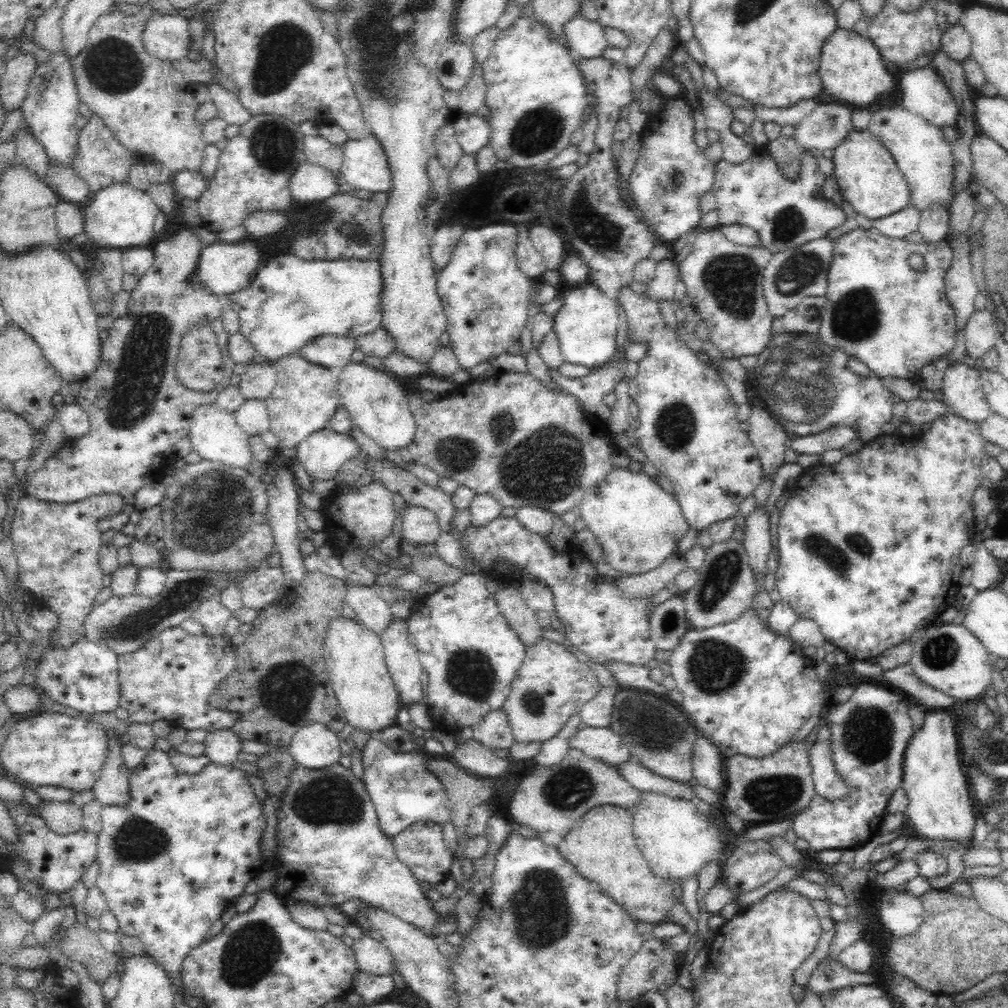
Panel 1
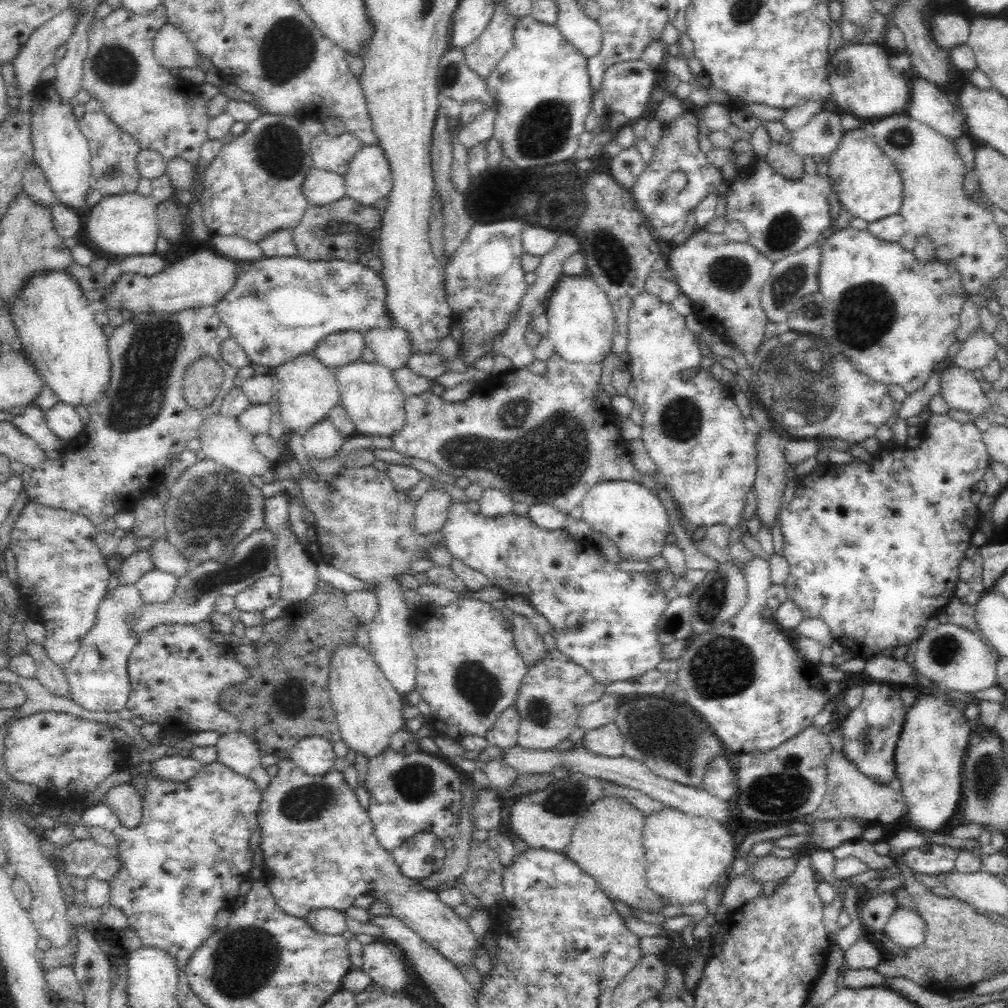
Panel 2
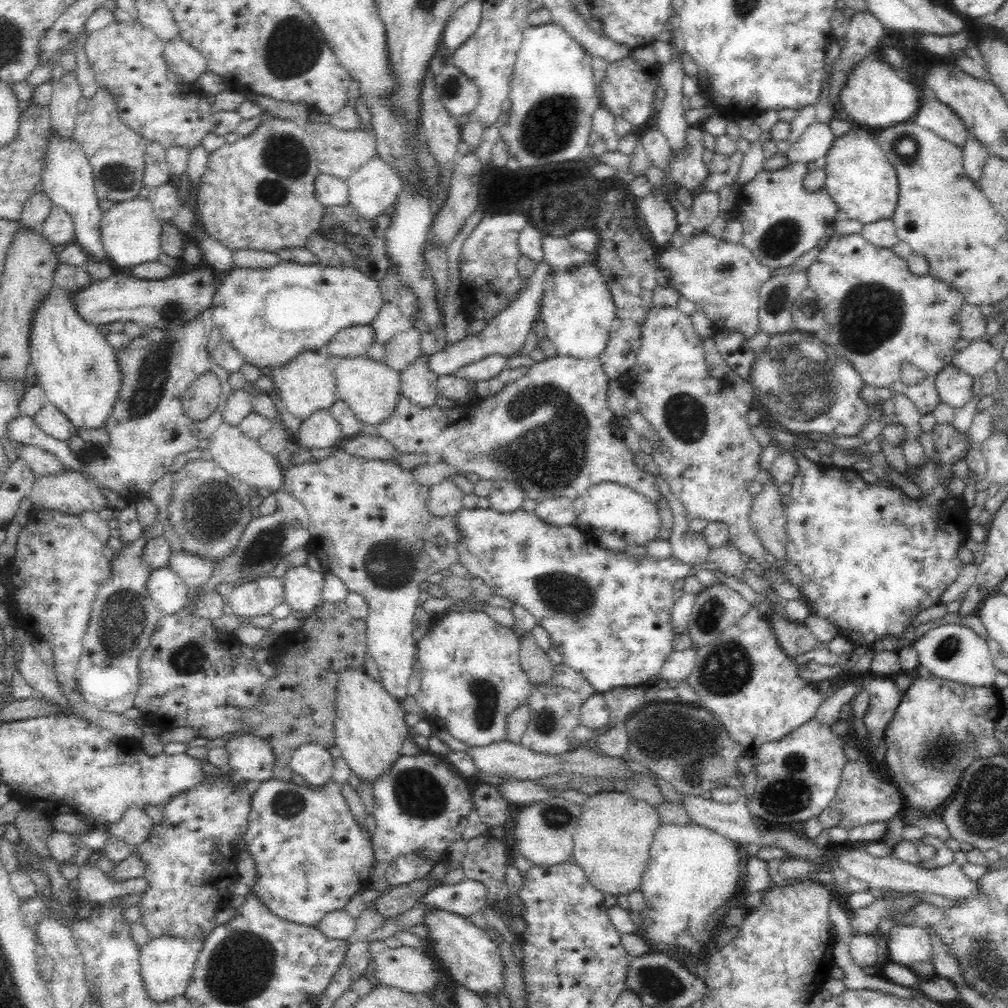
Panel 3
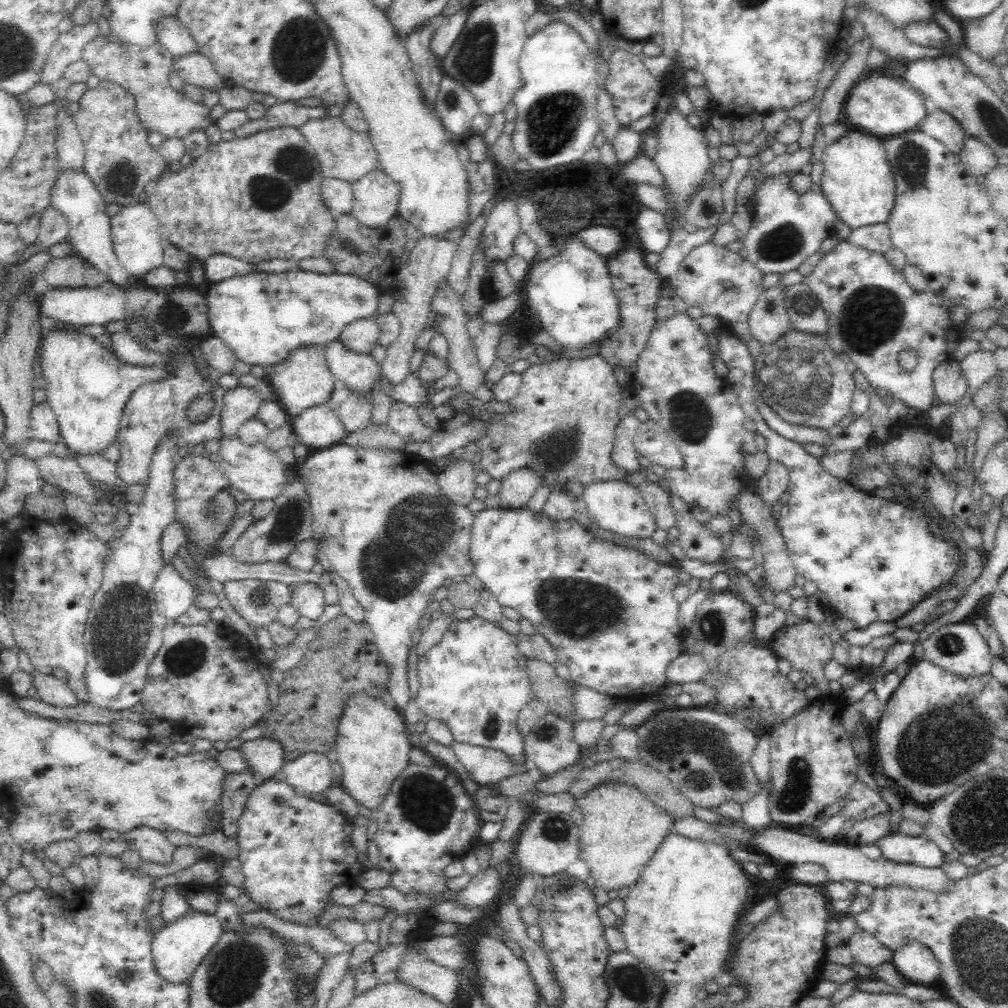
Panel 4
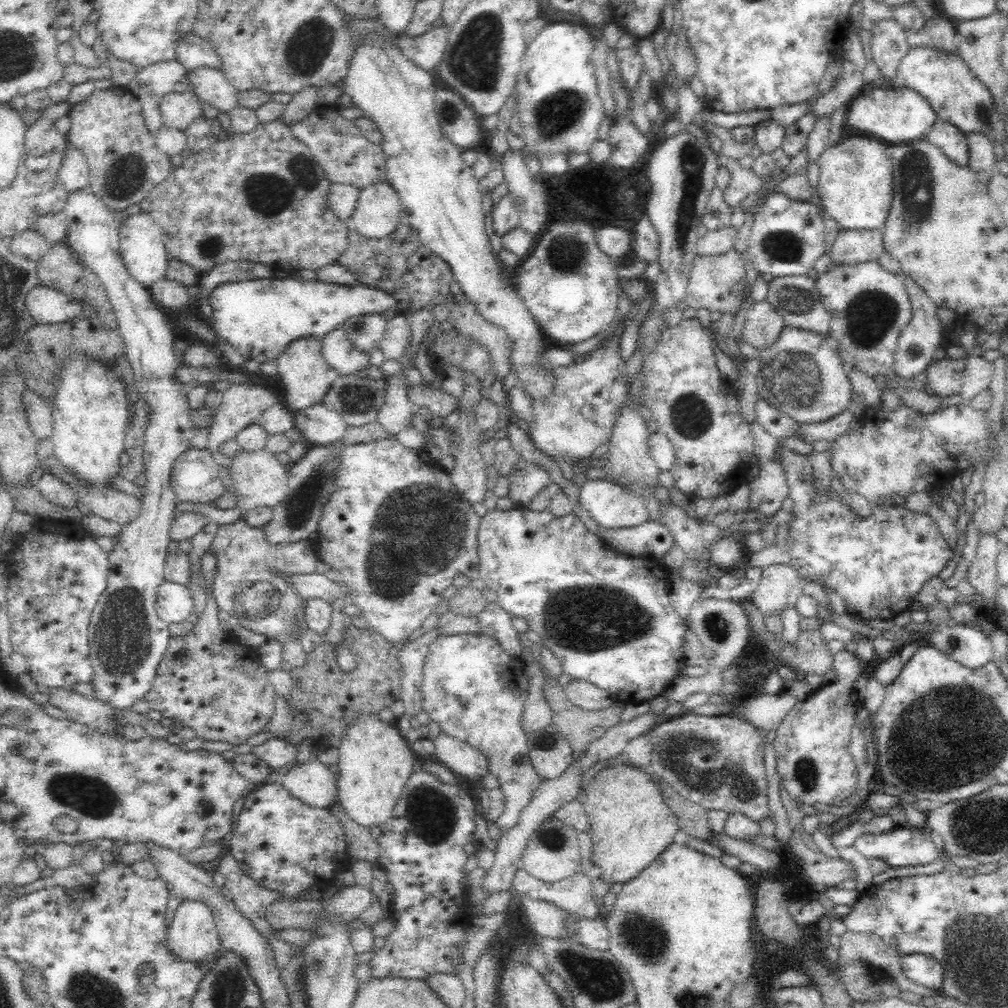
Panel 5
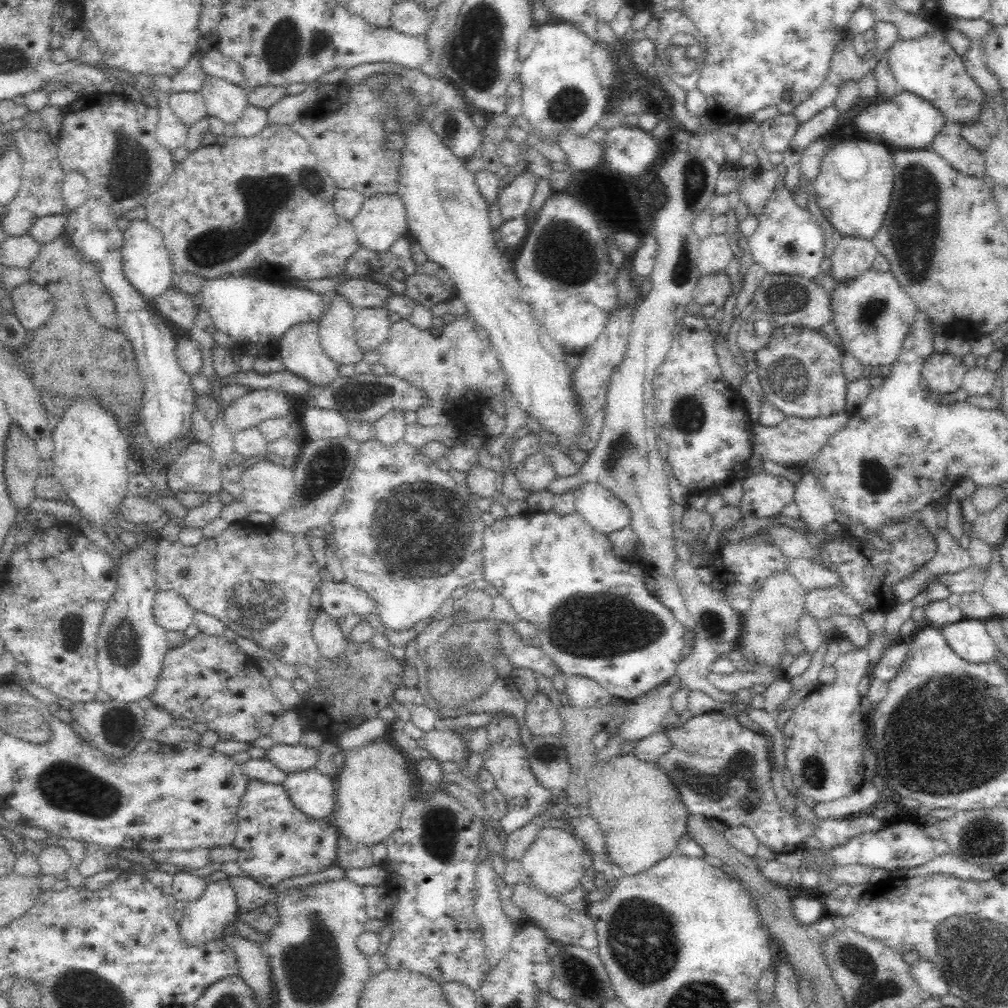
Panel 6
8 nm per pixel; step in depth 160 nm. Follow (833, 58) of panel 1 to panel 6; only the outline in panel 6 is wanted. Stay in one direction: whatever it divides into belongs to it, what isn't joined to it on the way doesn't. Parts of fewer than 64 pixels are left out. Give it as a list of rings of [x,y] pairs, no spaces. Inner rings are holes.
[[[900,91],[898,96],[892,99],[876,98],[855,119],[856,128],[860,132],[880,136],[880,140],[892,150],[930,148],[932,141],[937,134],[940,134],[940,130],[946,123],[944,115],[931,102],[906,91]]]

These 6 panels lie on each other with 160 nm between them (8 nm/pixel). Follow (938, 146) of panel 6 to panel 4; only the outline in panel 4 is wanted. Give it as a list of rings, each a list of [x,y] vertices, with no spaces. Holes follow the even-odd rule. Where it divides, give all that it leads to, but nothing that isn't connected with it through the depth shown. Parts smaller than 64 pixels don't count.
[[[932,108],[920,123],[919,129],[939,140],[950,152],[957,154],[968,137],[962,125],[952,115]]]

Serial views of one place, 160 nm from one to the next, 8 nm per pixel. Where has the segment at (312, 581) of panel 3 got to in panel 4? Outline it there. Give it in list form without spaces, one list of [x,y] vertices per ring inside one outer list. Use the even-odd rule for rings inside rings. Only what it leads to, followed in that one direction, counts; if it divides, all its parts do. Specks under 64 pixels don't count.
[[[302,583],[291,587],[291,605],[301,616],[310,620],[319,620],[324,612],[324,591],[316,583]]]

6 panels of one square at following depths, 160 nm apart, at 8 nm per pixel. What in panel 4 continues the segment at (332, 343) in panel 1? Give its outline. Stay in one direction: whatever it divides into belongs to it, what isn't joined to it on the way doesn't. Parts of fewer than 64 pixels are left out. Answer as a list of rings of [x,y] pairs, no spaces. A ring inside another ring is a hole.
[[[376,318],[359,319],[351,323],[339,336],[346,348],[358,353],[372,353],[378,345],[380,327]]]

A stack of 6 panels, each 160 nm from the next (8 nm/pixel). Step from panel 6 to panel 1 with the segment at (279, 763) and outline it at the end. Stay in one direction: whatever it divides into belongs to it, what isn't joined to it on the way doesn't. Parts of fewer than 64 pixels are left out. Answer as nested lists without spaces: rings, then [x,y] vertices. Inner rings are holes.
[[[232,729],[208,733],[203,743],[209,763],[232,766],[240,762],[238,755],[242,752],[241,738]]]

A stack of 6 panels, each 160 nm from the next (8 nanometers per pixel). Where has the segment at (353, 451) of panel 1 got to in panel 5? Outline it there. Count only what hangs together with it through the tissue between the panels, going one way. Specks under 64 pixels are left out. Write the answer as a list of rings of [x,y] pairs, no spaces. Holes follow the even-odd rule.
[[[318,403],[304,410],[293,411],[295,428],[302,433],[304,442],[334,444],[339,442],[349,428],[335,410]]]

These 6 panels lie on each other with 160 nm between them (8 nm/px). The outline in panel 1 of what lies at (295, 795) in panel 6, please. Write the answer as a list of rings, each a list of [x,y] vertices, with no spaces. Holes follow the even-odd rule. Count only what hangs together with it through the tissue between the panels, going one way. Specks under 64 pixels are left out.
[[[318,722],[308,723],[296,731],[288,746],[294,761],[308,770],[320,770],[339,762],[340,734]]]

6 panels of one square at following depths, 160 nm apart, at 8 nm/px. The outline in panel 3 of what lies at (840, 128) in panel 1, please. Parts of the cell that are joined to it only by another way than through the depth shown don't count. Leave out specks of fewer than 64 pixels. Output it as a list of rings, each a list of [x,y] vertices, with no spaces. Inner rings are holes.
[[[815,120],[802,133],[800,140],[790,145],[784,155],[792,164],[795,162],[812,162],[817,158],[826,156],[834,139],[835,136],[830,131],[828,123]]]

